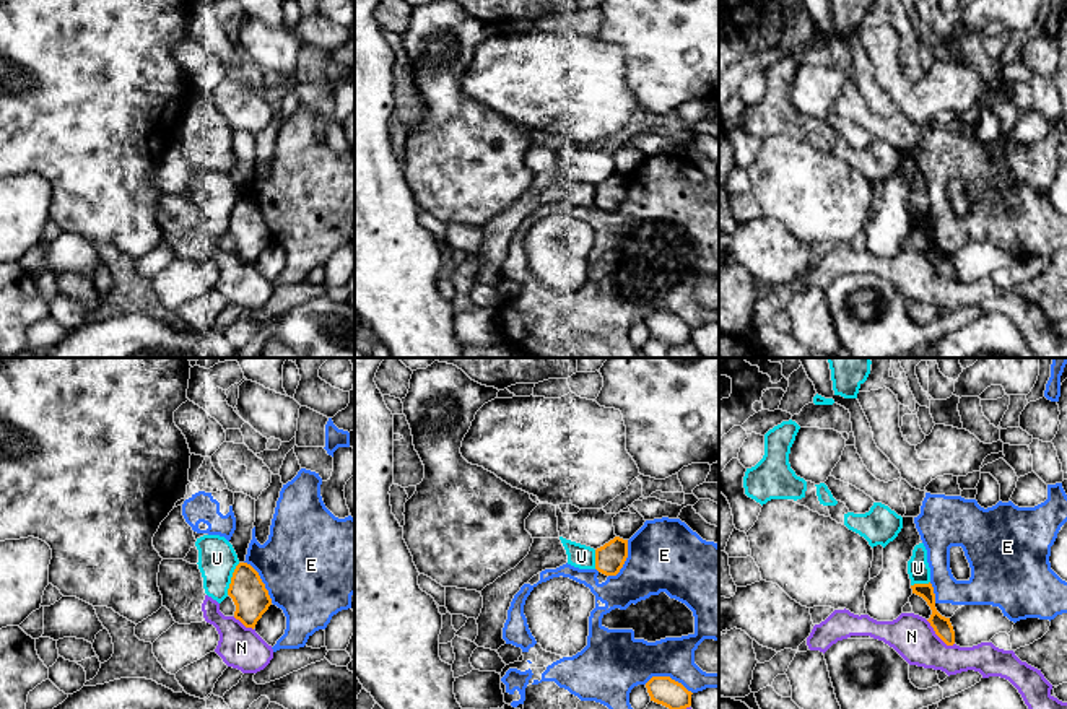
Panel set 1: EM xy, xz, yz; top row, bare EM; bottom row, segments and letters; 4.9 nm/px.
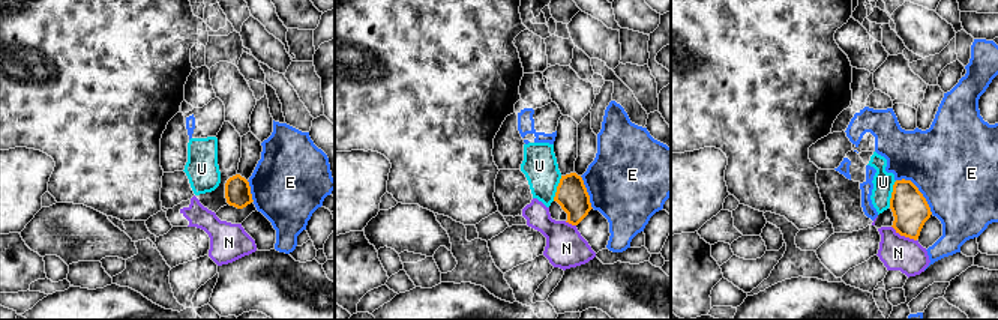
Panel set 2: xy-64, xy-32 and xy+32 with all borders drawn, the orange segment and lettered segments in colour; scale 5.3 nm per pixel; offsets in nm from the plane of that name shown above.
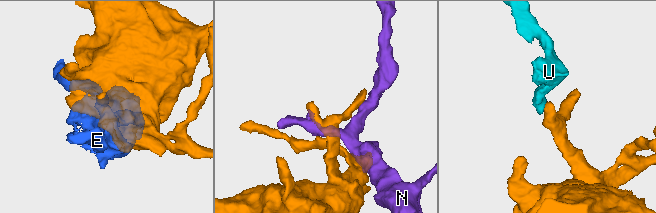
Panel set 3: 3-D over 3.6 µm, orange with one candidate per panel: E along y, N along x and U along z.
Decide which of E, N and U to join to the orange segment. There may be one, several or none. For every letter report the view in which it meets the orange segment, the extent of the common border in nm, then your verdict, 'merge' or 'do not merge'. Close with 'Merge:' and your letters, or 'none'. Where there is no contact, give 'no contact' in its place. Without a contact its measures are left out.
E: xz | 240 nm | do not merge
N: yz | 190 nm | do not merge
U: xy | 170 nm | do not merge
Merge: none

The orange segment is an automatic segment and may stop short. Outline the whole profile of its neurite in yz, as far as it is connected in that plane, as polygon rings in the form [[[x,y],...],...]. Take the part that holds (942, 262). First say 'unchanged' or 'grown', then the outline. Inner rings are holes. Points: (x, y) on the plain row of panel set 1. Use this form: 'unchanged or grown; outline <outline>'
unchanged; outline [[[914,220],[911,221],[912,229],[922,233],[927,241],[932,246],[930,254],[927,255],[930,262],[934,263],[935,270],[947,280],[953,281],[955,280],[955,267],[950,259],[950,254],[942,252],[937,244],[935,244],[935,229],[932,220]]]

